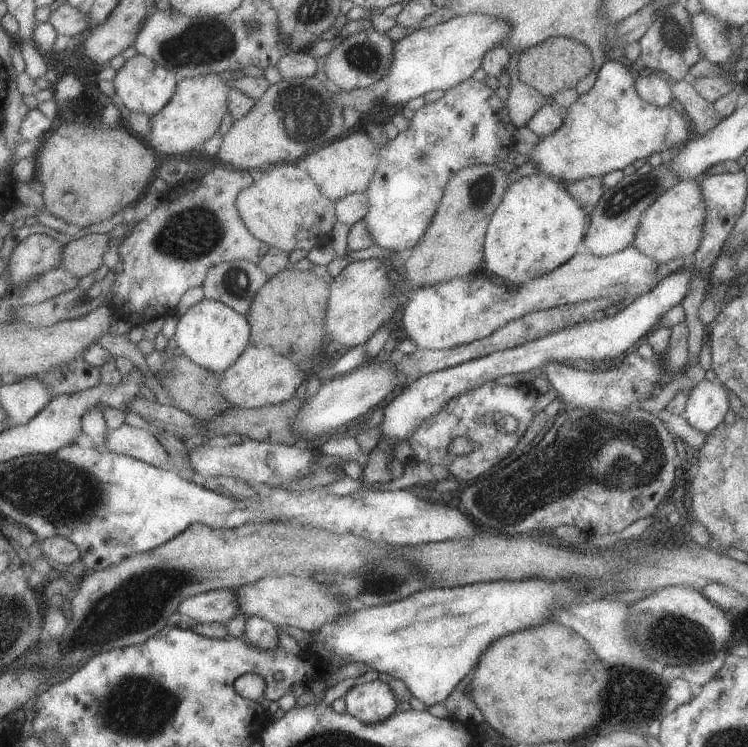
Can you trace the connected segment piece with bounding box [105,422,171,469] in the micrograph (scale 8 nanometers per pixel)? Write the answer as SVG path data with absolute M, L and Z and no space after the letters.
M123 424L115 430L107 428L107 450L124 454L162 469L171 466L169 452L147 429Z

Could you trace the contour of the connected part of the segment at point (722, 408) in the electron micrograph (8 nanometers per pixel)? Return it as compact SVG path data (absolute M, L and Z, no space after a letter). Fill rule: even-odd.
M715 379L696 382L688 392L682 416L695 430L708 433L719 423L729 410L727 389Z

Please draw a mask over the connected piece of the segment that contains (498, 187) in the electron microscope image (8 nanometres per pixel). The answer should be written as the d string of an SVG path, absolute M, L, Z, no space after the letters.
M493 163L490 165L477 165L460 170L447 185L445 196L442 198L437 214L429 225L424 239L416 247L405 255L404 274L401 275L403 283L410 289L418 289L419 286L427 287L437 285L454 279L455 277L473 276L480 269L481 262L485 258L486 234L493 215L503 202L505 193L509 190L513 174L504 172Z

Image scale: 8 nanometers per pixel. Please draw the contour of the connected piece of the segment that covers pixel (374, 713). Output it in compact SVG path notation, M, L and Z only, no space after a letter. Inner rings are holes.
M379 680L351 688L345 698L348 712L369 724L382 723L398 712L399 700L393 688Z

